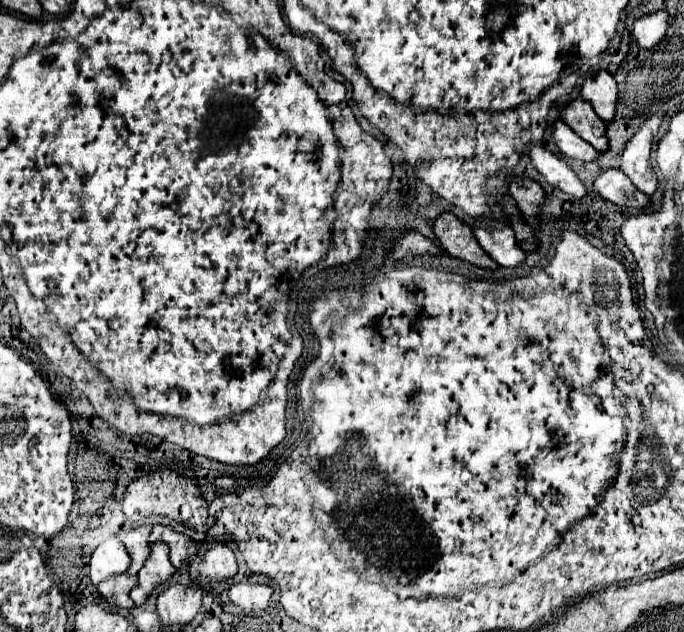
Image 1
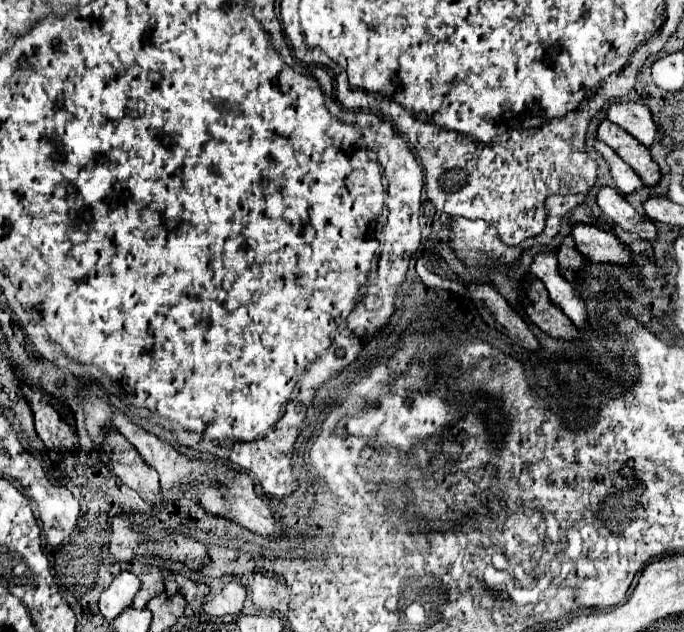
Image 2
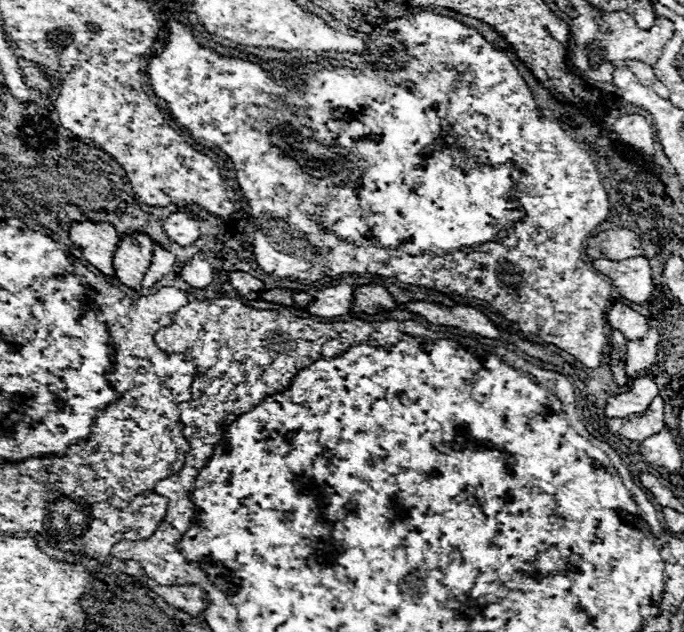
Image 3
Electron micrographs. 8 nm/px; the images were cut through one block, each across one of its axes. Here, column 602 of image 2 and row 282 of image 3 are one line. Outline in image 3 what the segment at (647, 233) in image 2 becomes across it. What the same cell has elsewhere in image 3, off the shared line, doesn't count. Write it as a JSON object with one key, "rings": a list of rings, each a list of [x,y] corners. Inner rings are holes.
{"rings":[[[200,252],[192,258],[190,264],[180,268],[180,274],[192,288],[208,288],[212,282],[212,266]]]}

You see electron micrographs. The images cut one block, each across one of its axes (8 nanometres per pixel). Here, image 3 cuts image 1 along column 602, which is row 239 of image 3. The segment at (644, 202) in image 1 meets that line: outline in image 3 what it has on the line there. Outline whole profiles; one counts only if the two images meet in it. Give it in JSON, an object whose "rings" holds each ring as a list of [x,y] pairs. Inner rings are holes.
{"rings":[[[176,212],[168,218],[164,218],[162,226],[164,226],[164,232],[168,234],[168,238],[180,246],[190,246],[200,238],[198,222],[186,212]]]}

